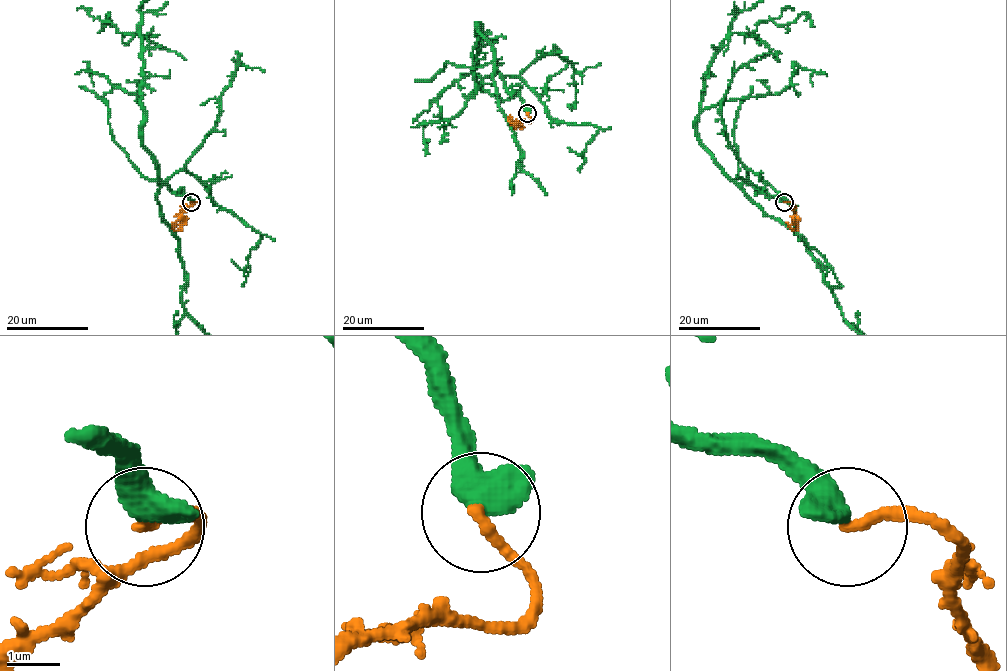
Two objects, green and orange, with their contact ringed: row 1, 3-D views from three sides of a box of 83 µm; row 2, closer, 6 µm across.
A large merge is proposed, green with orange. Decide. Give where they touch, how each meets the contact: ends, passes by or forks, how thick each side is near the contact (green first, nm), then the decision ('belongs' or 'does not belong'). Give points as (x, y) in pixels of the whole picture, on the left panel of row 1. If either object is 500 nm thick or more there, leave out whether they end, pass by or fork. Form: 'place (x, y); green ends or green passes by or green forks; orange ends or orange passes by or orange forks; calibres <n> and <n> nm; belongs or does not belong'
place (191, 202); calibres 650 and 200 nm; does not belong

